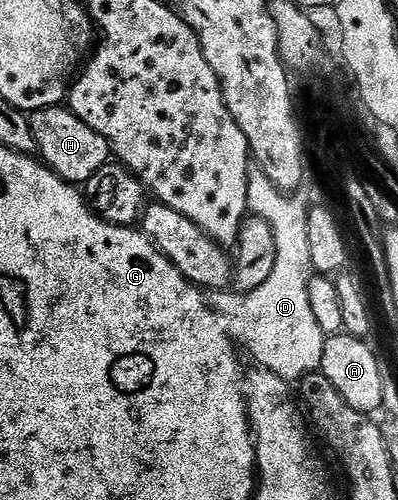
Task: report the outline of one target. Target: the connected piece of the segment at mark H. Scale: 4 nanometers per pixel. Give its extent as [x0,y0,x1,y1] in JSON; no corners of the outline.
[30,105,112,184]

